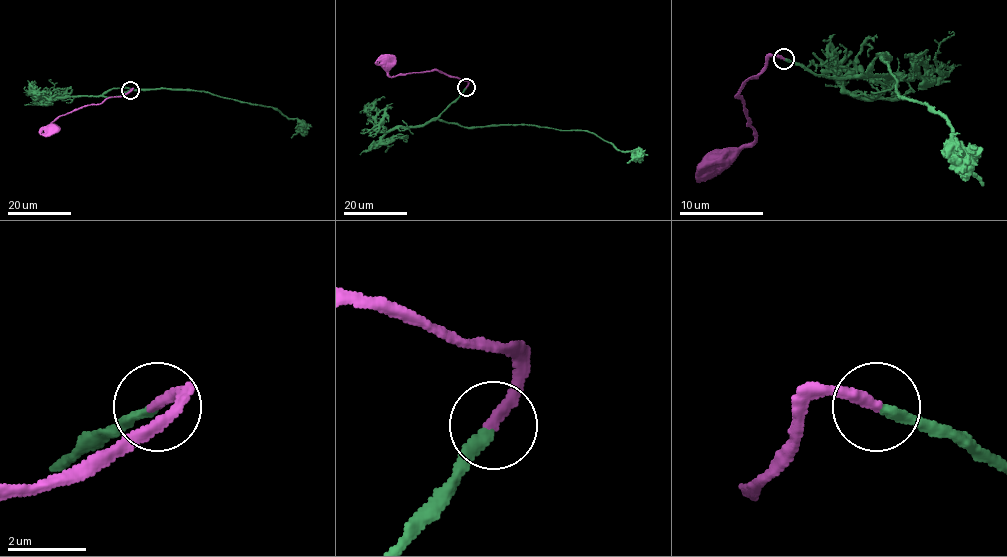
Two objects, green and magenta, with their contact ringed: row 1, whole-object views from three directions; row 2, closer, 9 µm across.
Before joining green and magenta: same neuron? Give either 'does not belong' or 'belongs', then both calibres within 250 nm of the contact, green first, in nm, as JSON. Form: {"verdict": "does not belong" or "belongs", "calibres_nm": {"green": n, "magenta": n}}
{"verdict": "belongs", "calibres_nm": {"green": 260, "magenta": 300}}

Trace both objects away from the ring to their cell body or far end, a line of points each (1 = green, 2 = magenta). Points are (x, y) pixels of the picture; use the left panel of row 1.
1: (130, 90), (102, 95), (125, 87), (210, 92), (295, 118), (298, 131), (291, 138)
2: (130, 90), (100, 103), (83, 106), (58, 116), (44, 136)

